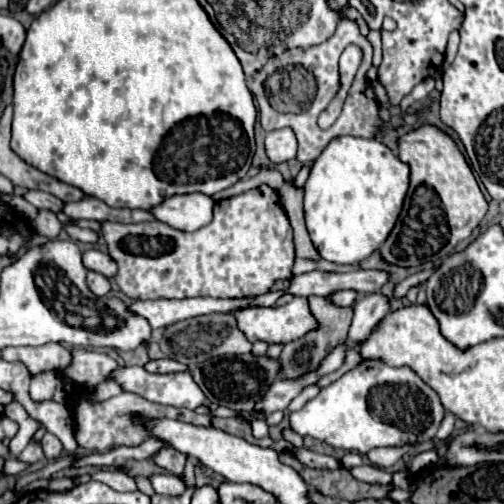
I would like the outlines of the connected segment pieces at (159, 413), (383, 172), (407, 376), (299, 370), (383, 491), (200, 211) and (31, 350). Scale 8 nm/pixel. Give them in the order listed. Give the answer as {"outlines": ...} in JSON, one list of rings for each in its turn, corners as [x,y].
{"outlines":[[[[122,392],[116,398],[110,398],[106,402],[98,402],[98,404],[94,404],[90,400],[72,400],[72,408],[74,408],[74,422],[76,422],[74,438],[78,440],[78,444],[82,448],[96,450],[96,452],[104,452],[112,446],[138,446],[140,442],[144,442],[148,438],[148,432],[142,426],[132,424],[132,420],[130,420],[132,412],[140,412],[148,418],[176,418],[176,420],[190,422],[196,426],[210,426],[210,420],[212,420],[212,416],[202,416],[202,414],[196,414],[186,408],[174,408],[174,406],[170,408],[170,406],[148,402],[142,396],[132,394],[132,392]]],[[[338,136],[312,162],[304,186],[306,226],[314,248],[324,260],[358,264],[388,238],[408,192],[410,170],[376,138]]],[[[362,360],[354,370],[322,388],[302,410],[290,414],[290,428],[334,448],[366,454],[372,448],[420,444],[436,436],[444,418],[438,394],[410,366],[388,366],[382,360]]],[[[310,296],[308,298],[310,302],[310,312],[314,314],[316,322],[318,322],[318,328],[310,330],[308,334],[304,334],[302,338],[290,342],[284,346],[282,354],[280,354],[280,362],[282,362],[282,374],[286,378],[296,378],[308,370],[314,370],[320,360],[340,342],[346,340],[346,332],[348,332],[348,326],[352,322],[352,308],[342,308],[342,306],[336,306],[334,302],[330,302],[328,298],[324,296]]],[[[294,454],[282,456],[282,460],[292,466],[312,488],[316,488],[320,494],[330,498],[340,498],[348,502],[356,502],[362,498],[388,498],[388,494],[394,490],[394,484],[368,484],[352,478],[352,474],[346,468],[338,470],[312,470],[304,466]]],[[[186,194],[186,196],[166,198],[160,206],[152,208],[150,212],[156,216],[156,220],[166,222],[176,230],[194,232],[212,222],[212,208],[214,200],[210,196]]],[[[48,342],[42,346],[16,346],[16,348],[4,348],[2,358],[8,362],[20,360],[28,366],[32,374],[44,372],[44,370],[58,370],[62,372],[70,364],[70,350],[58,342]]]]}

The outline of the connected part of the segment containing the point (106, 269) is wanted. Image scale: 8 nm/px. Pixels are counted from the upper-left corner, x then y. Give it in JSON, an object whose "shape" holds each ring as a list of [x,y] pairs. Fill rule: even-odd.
{"shape":[[[88,250],[88,252],[84,252],[82,254],[82,262],[84,262],[84,266],[88,270],[94,270],[98,274],[104,274],[106,278],[114,278],[116,272],[118,272],[116,262],[108,254],[104,254],[100,250]]]}

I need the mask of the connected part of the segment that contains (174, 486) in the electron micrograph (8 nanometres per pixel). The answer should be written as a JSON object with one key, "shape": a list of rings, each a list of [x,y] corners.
{"shape":[[[152,474],[150,482],[158,494],[166,494],[166,496],[180,496],[186,490],[184,482],[172,474]]]}

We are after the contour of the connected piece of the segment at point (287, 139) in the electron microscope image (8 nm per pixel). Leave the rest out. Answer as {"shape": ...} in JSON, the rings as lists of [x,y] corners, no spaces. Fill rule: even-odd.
{"shape":[[[290,128],[272,130],[266,134],[266,156],[272,164],[288,162],[296,156],[296,136]]]}

